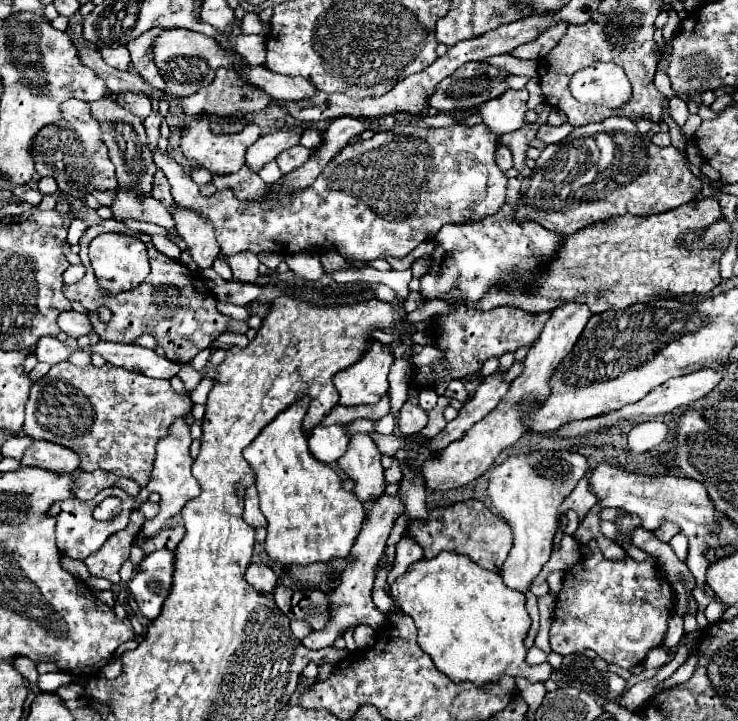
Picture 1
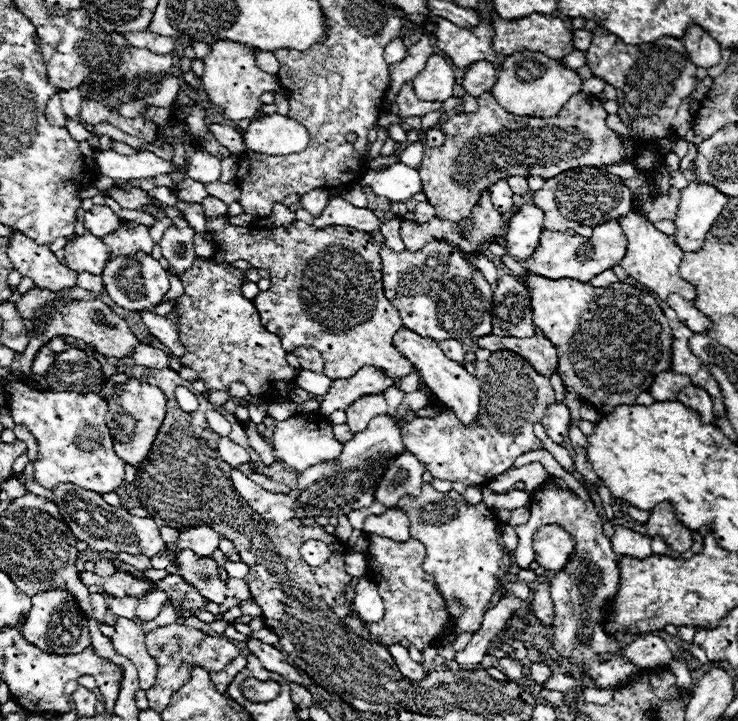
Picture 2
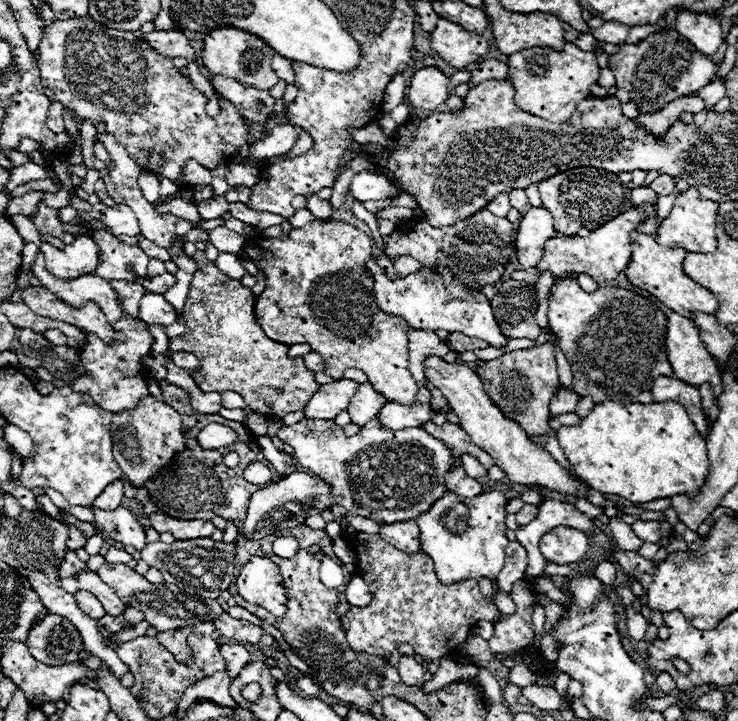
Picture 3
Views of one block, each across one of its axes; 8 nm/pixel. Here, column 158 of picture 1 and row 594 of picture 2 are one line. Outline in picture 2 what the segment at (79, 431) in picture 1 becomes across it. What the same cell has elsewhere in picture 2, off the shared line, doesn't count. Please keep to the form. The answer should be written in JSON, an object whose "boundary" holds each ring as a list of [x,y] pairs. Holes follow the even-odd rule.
{"boundary":[[[374,536],[370,556],[366,558],[368,572],[372,574],[366,574],[366,576],[378,586],[380,596],[384,600],[386,614],[382,622],[376,622],[376,624],[368,624],[360,616],[346,618],[346,624],[356,634],[362,634],[362,638],[380,640],[386,646],[400,642],[402,638],[408,638],[418,650],[424,650],[426,646],[436,644],[440,632],[452,626],[454,618],[450,618],[450,614],[446,612],[444,598],[434,588],[434,578],[422,570],[422,562],[424,562],[422,542],[414,538],[410,538],[408,542],[396,542],[390,538]]]}

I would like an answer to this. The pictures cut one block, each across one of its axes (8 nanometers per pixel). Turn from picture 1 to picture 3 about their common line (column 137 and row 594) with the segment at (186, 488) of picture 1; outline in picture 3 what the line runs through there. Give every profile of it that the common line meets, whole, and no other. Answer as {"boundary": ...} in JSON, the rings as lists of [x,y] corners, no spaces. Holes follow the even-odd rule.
{"boundary":[[[497,589],[495,591],[494,603],[499,611],[506,615],[511,615],[516,610],[516,606],[510,595],[504,592],[500,593]]]}

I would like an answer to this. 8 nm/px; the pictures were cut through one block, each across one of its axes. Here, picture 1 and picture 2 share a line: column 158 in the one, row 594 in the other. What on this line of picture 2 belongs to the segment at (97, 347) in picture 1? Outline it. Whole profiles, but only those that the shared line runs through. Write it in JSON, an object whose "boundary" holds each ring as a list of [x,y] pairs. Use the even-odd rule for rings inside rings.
{"boundary":[[[360,578],[356,584],[356,596],[354,596],[354,610],[366,620],[366,622],[378,622],[384,618],[384,602],[378,596],[378,588],[368,578]]]}

